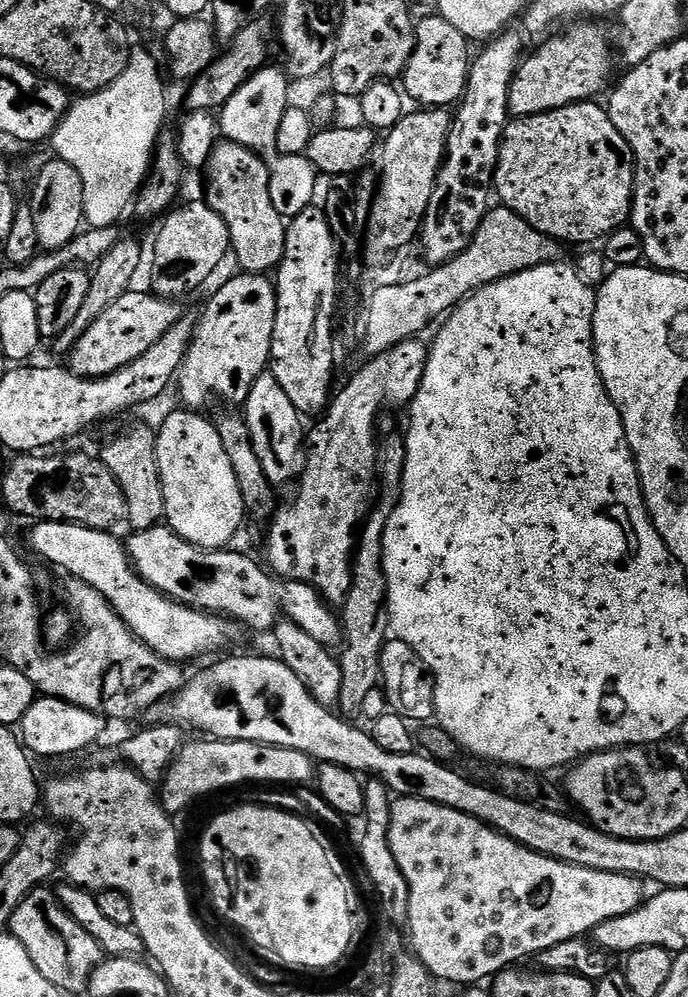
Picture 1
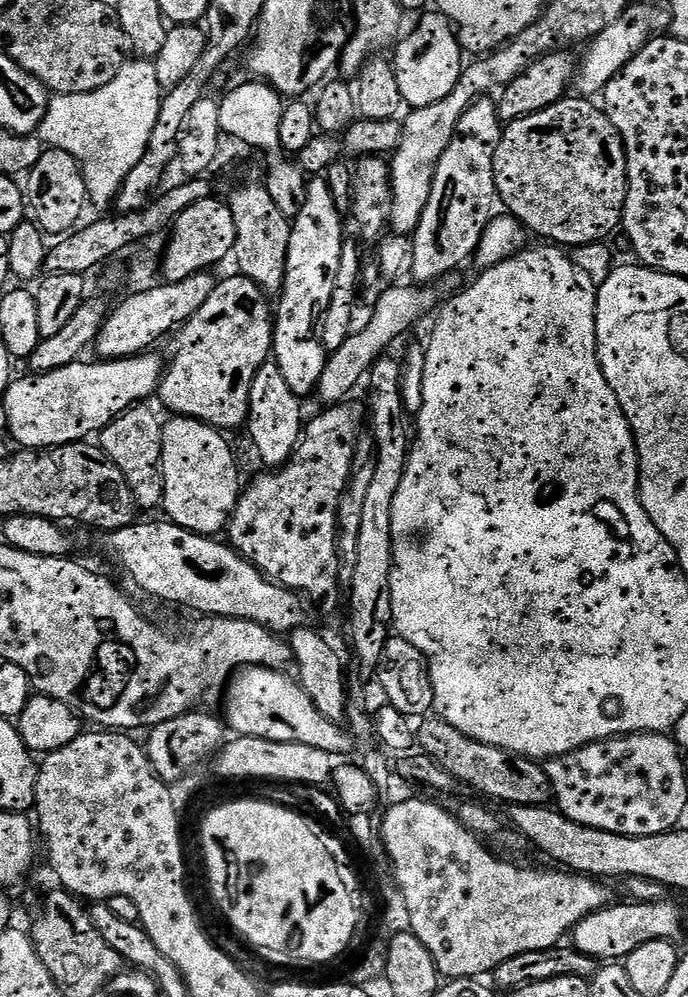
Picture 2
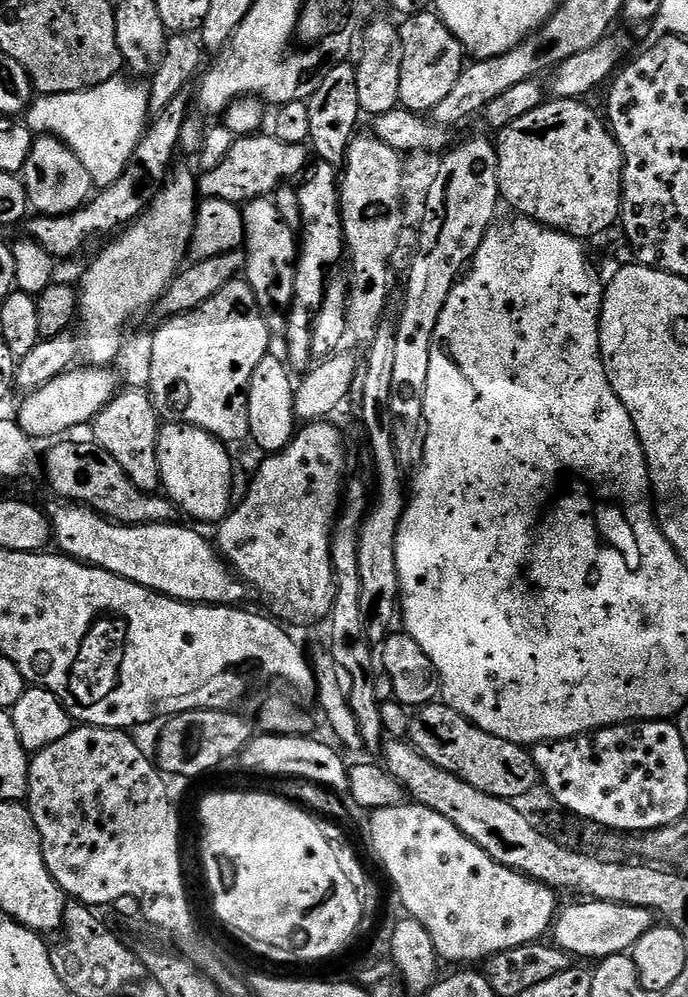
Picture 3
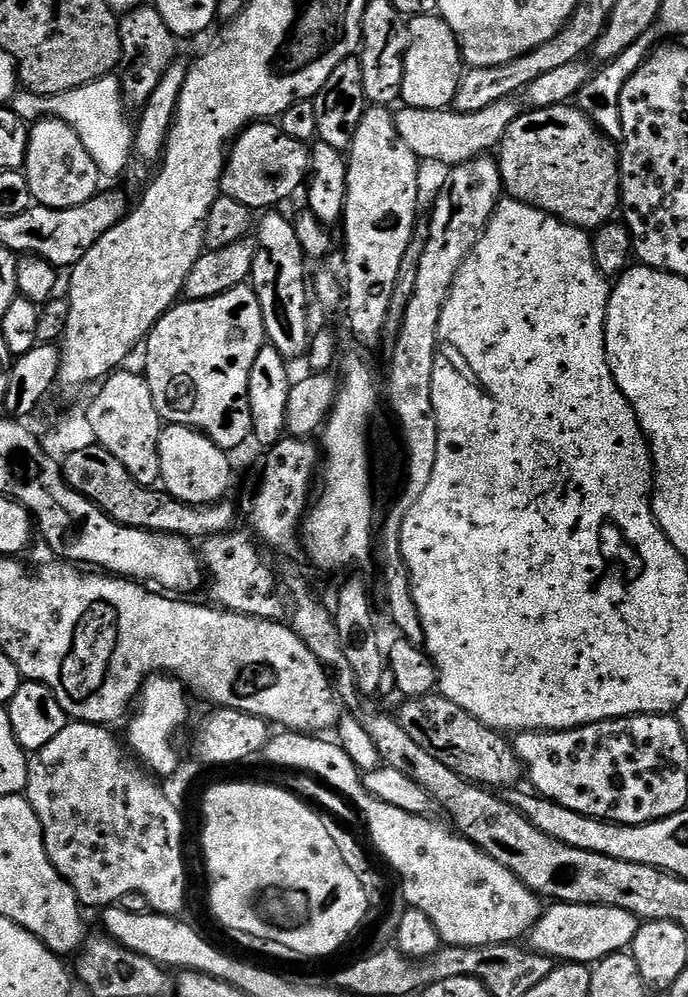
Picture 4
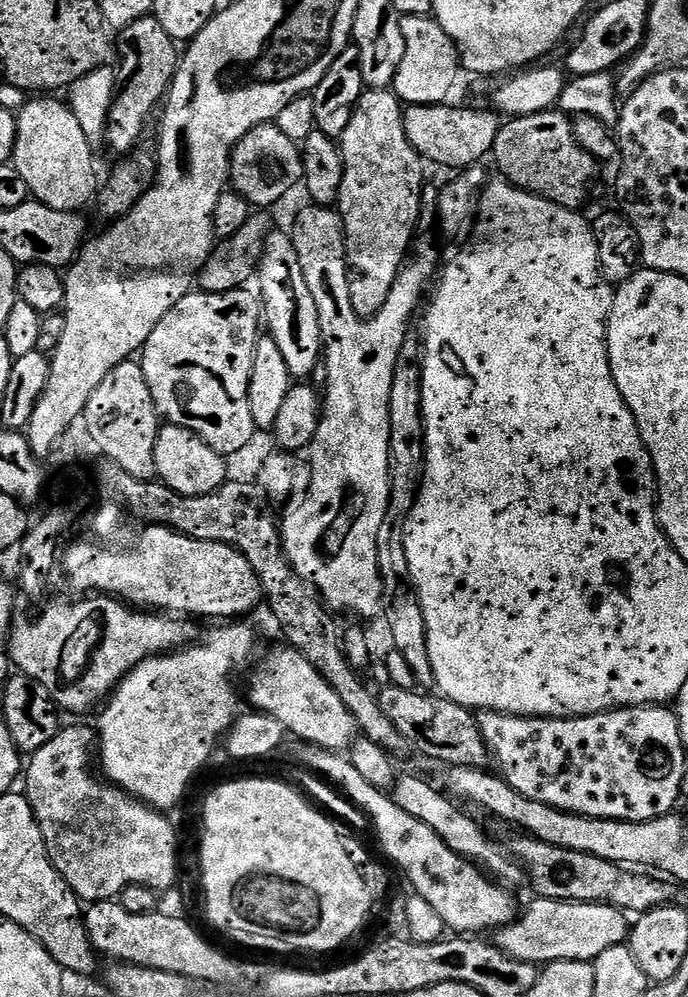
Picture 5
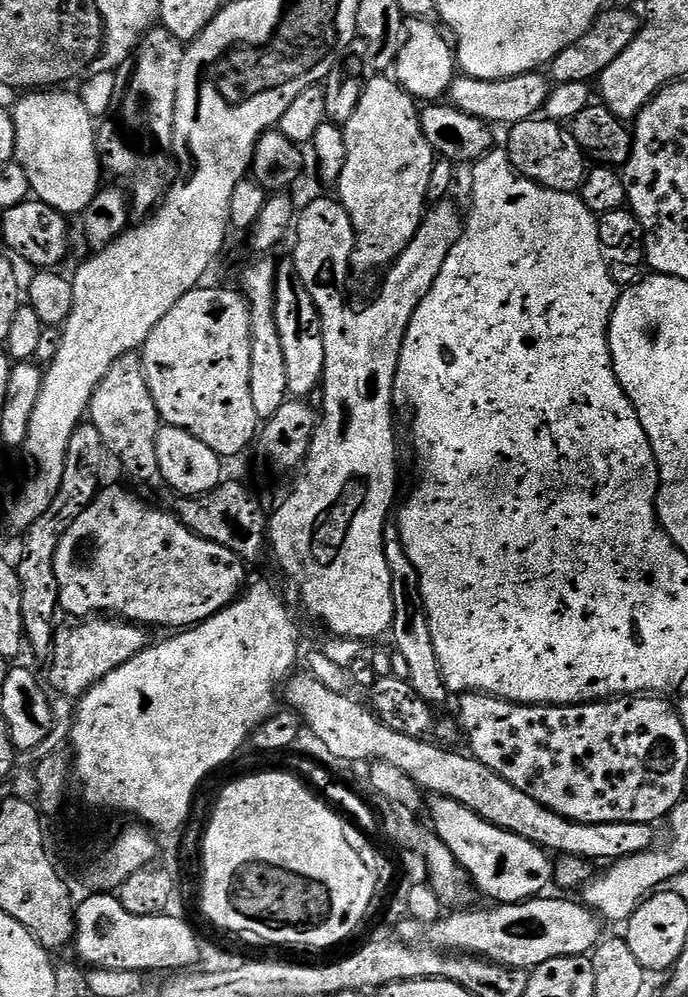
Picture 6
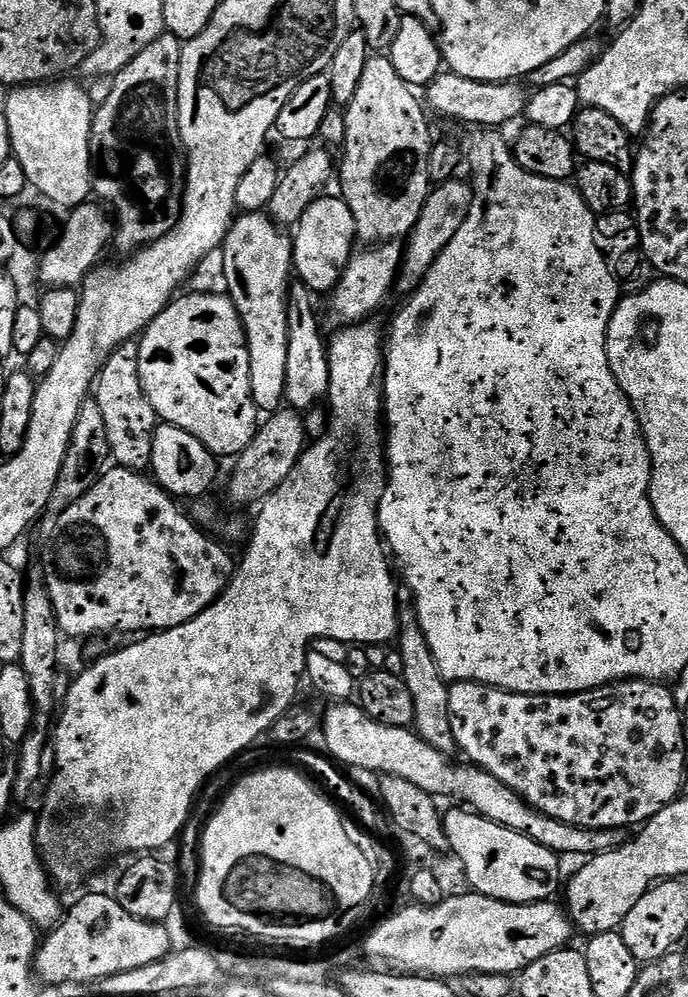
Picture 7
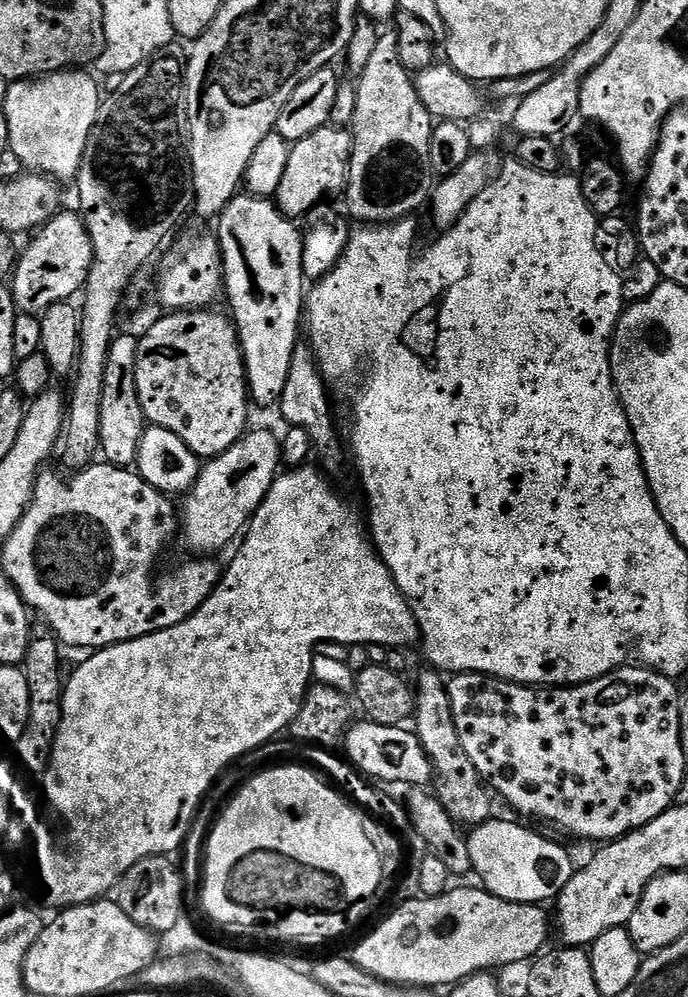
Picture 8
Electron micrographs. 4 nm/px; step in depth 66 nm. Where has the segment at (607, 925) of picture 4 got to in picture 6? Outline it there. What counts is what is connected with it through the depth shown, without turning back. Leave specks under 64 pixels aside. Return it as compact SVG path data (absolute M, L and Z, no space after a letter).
M547 896L533 897L530 900L520 901L517 904L503 904L497 906L490 906L492 908L488 910L470 910L471 908L460 908L451 912L454 912L450 915L448 913L443 915L435 922L435 924L429 927L428 932L430 932L429 943L435 947L439 948L441 951L455 951L460 954L475 955L481 956L486 960L494 961L495 964L505 965L507 968L523 968L525 970L531 970L538 965L541 965L542 962L548 962L550 958L560 958L567 959L570 956L583 956L591 953L595 947L599 944L602 933L600 933L600 927L602 927L601 921L597 918L595 913L589 911L588 908L585 908L581 903L576 903L570 901L572 899L565 898L546 898Z

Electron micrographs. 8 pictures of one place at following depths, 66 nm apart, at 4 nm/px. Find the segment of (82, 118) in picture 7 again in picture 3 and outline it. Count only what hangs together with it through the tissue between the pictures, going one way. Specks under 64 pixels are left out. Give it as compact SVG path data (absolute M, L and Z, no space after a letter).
M41 135L33 139L30 158L22 179L28 191L28 202L33 213L41 216L68 216L84 207L94 192L90 170L82 166L78 154L70 150L57 136Z

